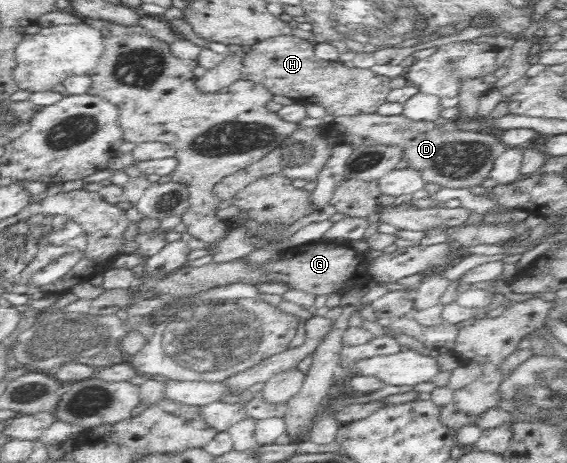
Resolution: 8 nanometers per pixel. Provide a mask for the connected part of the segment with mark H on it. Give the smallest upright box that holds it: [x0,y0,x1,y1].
[240,35,391,117]

